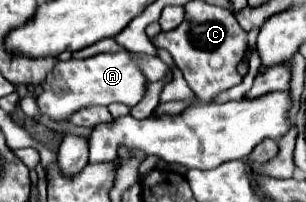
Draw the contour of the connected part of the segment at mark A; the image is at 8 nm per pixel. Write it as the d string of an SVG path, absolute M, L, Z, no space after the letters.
M125 52L121 54L97 54L85 60L67 60L57 62L41 84L41 94L37 94L37 108L55 122L69 120L77 110L87 106L109 106L113 102L123 102L135 106L145 94L147 78L143 72L129 60Z

